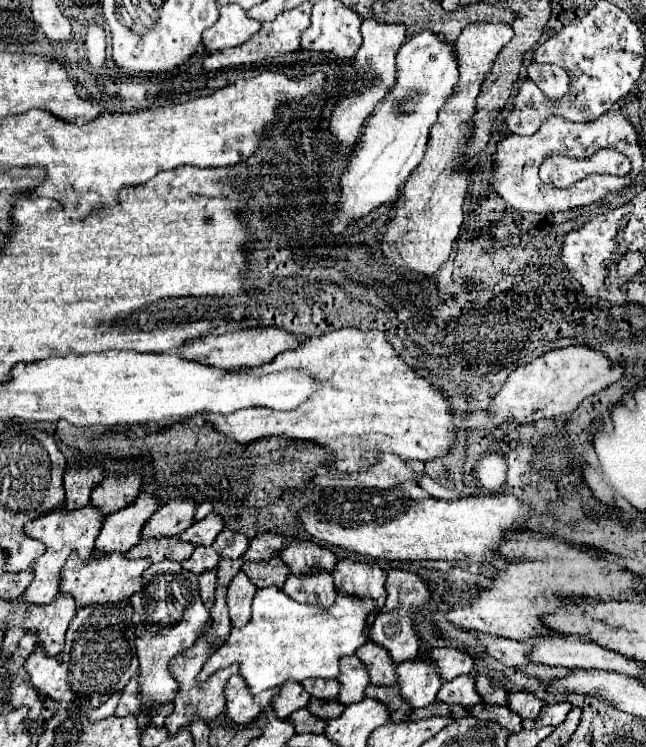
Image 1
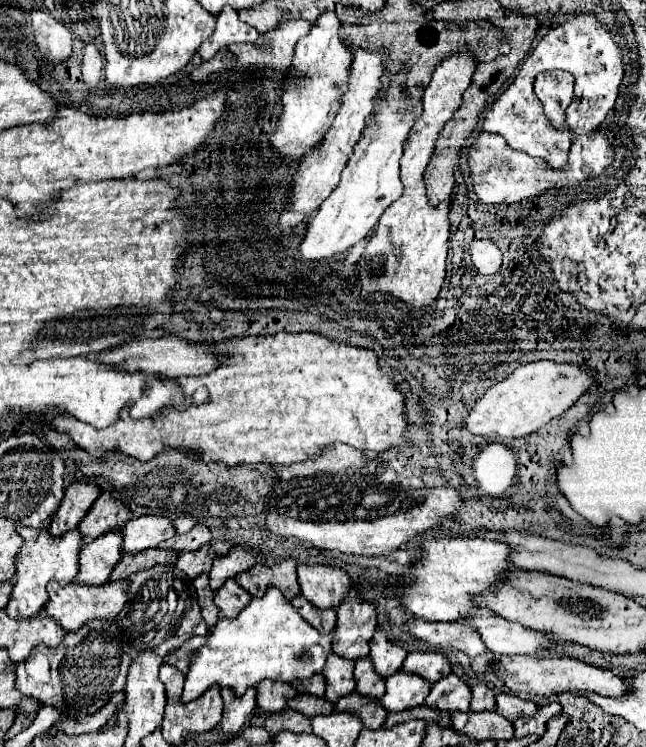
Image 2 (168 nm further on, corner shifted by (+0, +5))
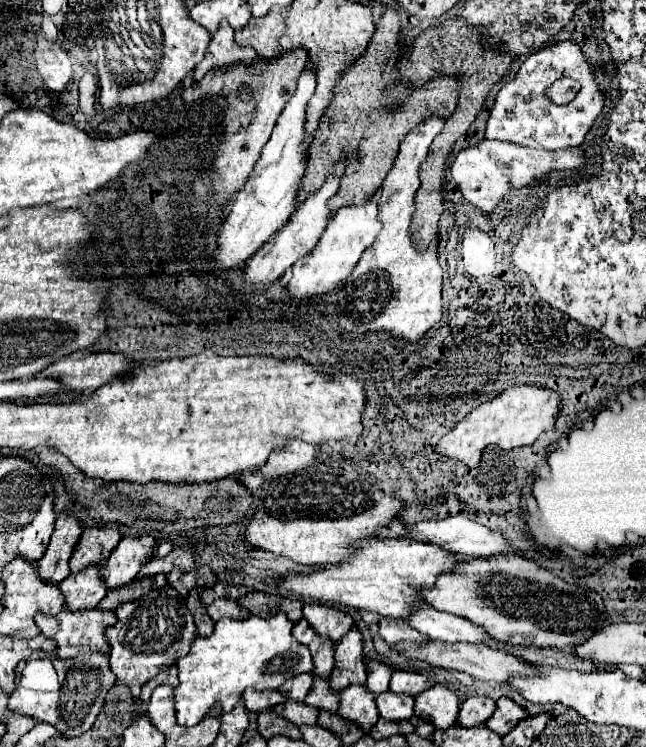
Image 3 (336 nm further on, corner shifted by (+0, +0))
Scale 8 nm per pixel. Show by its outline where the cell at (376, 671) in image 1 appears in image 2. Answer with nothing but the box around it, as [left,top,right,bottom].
[355,657,385,699]

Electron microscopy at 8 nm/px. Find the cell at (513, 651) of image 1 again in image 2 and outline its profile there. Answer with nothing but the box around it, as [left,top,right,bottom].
[409,619,487,659]

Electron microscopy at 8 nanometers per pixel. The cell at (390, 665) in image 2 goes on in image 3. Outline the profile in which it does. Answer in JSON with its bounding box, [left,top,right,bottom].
[365,660,393,696]

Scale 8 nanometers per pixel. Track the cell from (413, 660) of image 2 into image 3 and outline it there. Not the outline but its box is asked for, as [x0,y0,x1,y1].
[389,670,435,696]

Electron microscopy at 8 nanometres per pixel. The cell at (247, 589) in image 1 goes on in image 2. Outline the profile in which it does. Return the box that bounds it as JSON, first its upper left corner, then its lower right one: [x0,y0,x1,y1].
[215,579,251,619]

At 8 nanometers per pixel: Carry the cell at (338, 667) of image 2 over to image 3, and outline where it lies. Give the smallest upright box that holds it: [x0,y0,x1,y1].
[303,678,339,714]

